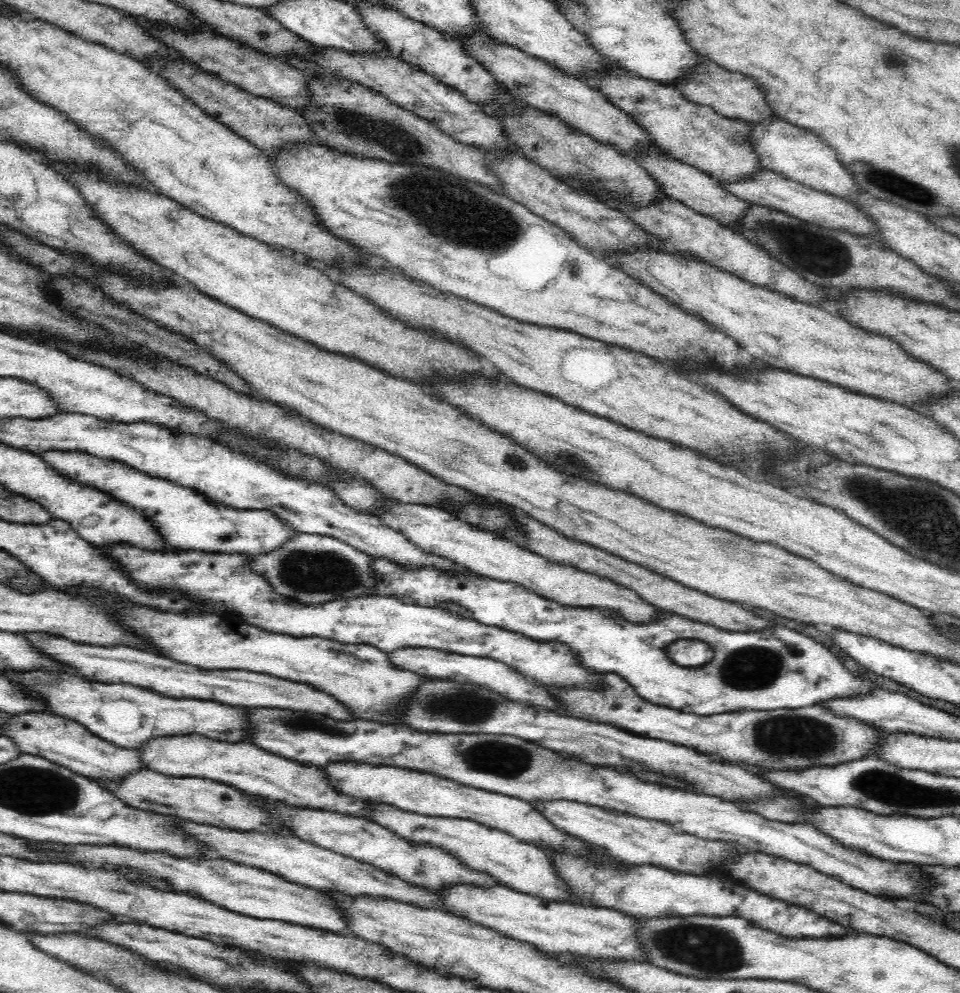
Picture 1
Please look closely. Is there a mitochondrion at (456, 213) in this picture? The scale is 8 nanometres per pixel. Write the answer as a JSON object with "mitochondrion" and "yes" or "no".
{"mitochondrion":"yes"}

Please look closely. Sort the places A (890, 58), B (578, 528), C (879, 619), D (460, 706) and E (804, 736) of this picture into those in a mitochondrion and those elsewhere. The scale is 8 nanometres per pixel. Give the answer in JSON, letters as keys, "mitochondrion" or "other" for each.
{"A":"mitochondrion","B":"other","C":"other","D":"mitochondrion","E":"mitochondrion"}

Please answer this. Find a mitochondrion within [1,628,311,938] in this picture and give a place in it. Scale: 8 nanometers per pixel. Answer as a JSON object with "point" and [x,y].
{"point":[44,683]}

